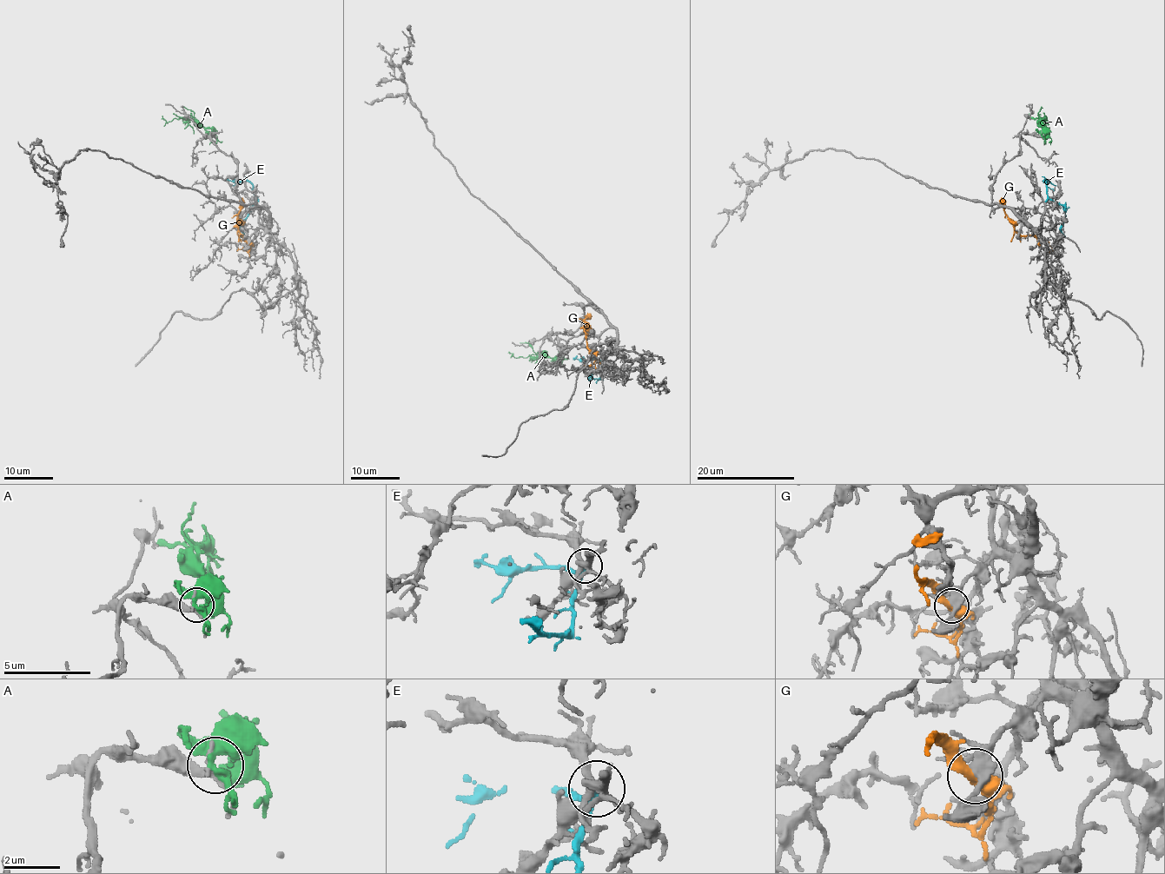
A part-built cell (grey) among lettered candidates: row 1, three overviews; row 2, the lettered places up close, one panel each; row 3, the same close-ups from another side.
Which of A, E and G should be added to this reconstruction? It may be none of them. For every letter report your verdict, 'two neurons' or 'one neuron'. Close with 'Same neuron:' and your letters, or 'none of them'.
A: two neurons
E: two neurons
G: two neurons
Same neuron: none of them

